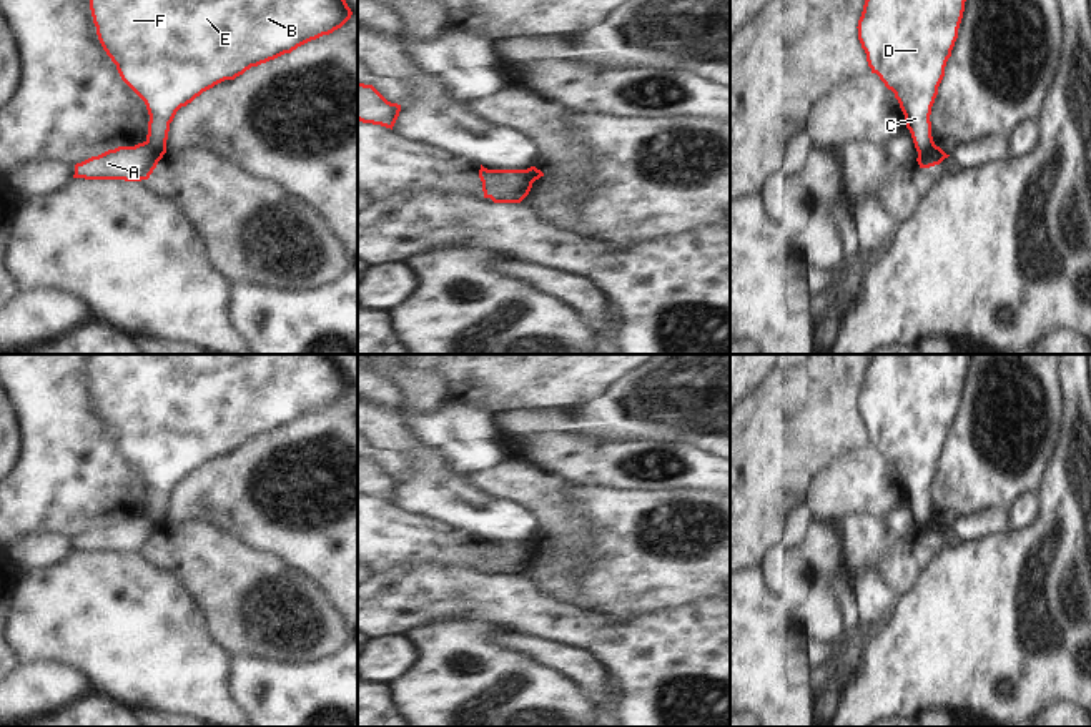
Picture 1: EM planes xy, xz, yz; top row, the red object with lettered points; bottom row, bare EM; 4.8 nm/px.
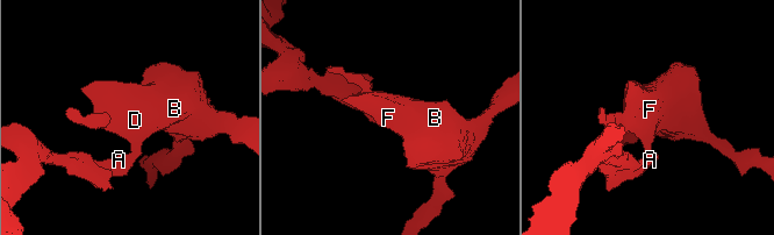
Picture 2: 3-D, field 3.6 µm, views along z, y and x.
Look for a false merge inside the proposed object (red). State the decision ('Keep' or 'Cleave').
Cleave

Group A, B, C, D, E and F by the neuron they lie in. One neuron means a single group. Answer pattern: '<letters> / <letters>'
A / B C D E F

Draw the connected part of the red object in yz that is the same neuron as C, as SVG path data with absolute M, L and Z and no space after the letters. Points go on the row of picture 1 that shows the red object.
M865 0L858 20L858 40L871 73L895 93L915 148L925 153L935 145L931 106L945 77L945 67L958 38L966 0Z

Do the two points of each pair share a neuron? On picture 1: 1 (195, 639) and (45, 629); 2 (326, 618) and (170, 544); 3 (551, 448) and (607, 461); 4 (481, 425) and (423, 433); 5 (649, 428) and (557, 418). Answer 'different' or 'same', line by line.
1: same
2: same
3: same
4: same
5: same

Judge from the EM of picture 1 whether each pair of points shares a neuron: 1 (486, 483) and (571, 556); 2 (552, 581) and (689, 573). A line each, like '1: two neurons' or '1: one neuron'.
1: one neuron
2: one neuron

